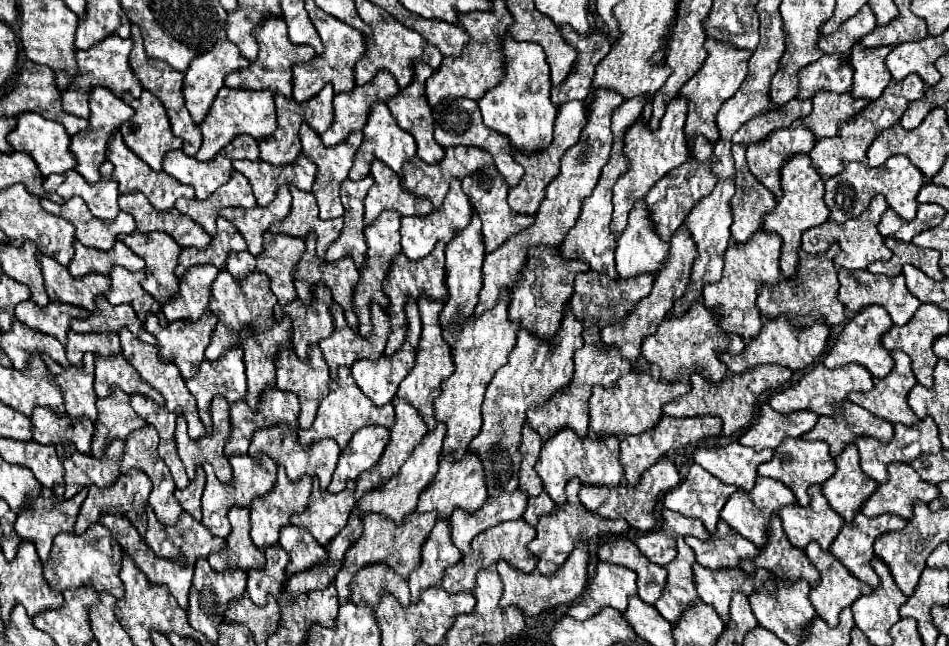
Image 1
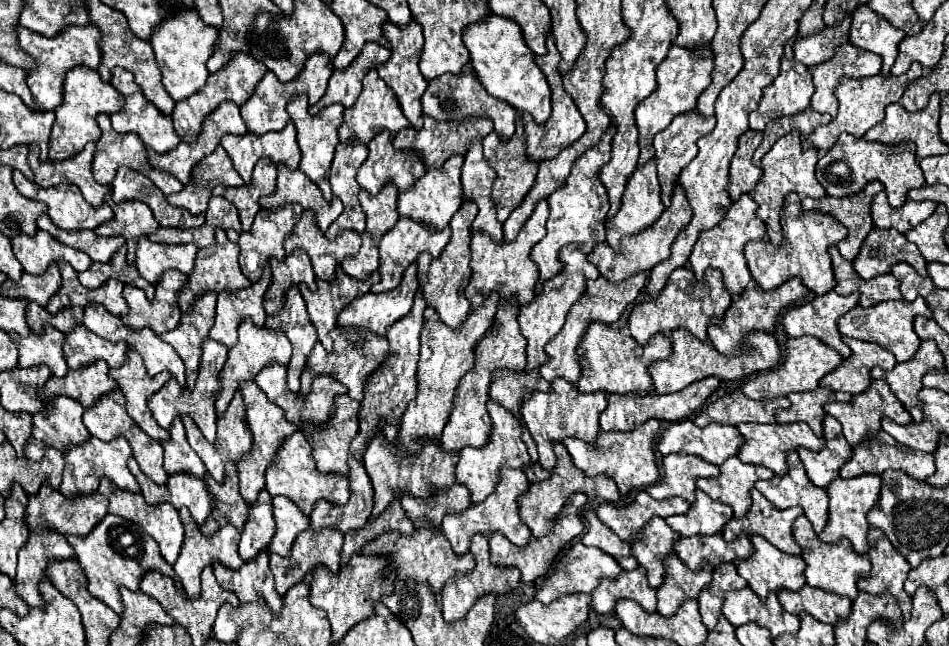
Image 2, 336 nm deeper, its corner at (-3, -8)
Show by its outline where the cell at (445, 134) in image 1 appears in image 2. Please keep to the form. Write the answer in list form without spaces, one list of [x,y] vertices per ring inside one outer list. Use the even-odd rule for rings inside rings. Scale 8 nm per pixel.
[[[469,64],[459,74],[443,74],[439,78],[433,78],[429,82],[427,90],[423,92],[421,102],[423,102],[425,114],[429,114],[437,120],[445,120],[445,122],[463,122],[465,118],[471,118],[471,116],[489,116],[495,122],[495,130],[501,136],[501,140],[511,138],[511,134],[515,130],[517,110],[513,106],[509,106],[505,100],[499,100],[499,98],[487,94],[483,84],[479,82],[479,76],[475,74],[475,70]]]

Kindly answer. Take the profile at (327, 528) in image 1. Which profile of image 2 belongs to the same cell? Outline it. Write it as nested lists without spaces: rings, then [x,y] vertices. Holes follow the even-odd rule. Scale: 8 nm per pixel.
[[[301,430],[293,432],[279,446],[277,454],[271,460],[271,466],[265,472],[265,488],[269,490],[271,496],[291,498],[303,514],[311,514],[311,508],[315,506],[317,498],[327,498],[329,502],[339,504],[339,506],[349,500],[347,478],[341,476],[341,474],[323,474],[323,472],[317,470],[313,456],[311,456],[311,446],[309,446],[309,442],[307,442],[307,438],[303,436]]]

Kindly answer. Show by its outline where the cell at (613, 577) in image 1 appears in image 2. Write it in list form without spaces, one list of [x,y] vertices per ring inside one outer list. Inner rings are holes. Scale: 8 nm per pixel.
[[[581,542],[571,544],[555,562],[553,572],[545,578],[545,582],[541,584],[541,588],[535,592],[535,598],[543,604],[553,602],[553,598],[559,598],[561,594],[575,594],[575,592],[585,592],[589,594],[599,578],[615,578],[621,572],[621,566],[617,566],[617,562],[613,562],[613,558],[609,558],[609,554],[603,554],[603,550],[597,548],[589,548],[583,546]]]

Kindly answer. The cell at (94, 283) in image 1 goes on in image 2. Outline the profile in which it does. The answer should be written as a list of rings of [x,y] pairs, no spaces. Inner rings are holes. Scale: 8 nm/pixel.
[[[37,230],[35,236],[27,236],[23,232],[15,234],[11,238],[11,244],[23,270],[35,276],[45,272],[49,262],[57,262],[61,258],[67,260],[77,272],[87,270],[87,266],[91,266],[91,258],[85,252],[61,244],[59,240],[55,240],[51,234],[43,230]]]

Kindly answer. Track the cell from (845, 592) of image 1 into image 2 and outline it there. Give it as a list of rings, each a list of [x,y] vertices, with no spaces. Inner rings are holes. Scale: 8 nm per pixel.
[[[799,516],[799,518],[793,522],[793,538],[795,538],[795,542],[801,546],[801,558],[807,562],[805,578],[807,578],[807,584],[809,584],[809,586],[817,586],[817,588],[835,592],[835,594],[839,594],[839,596],[847,596],[847,598],[851,598],[851,600],[857,598],[857,594],[859,594],[859,590],[857,590],[857,580],[859,580],[861,574],[867,574],[867,572],[869,572],[869,566],[871,566],[867,554],[857,554],[847,538],[841,538],[841,540],[835,542],[835,544],[821,542],[821,540],[817,538],[817,534],[813,532],[811,522],[809,522],[805,516]]]

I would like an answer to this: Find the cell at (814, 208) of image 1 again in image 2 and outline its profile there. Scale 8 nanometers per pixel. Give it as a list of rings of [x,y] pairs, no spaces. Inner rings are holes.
[[[793,130],[787,136],[783,136],[777,144],[773,144],[773,148],[761,158],[761,168],[763,168],[763,176],[759,178],[757,186],[753,188],[751,196],[753,200],[759,204],[757,216],[765,222],[767,226],[767,234],[769,240],[773,244],[781,244],[781,222],[779,222],[779,214],[781,214],[781,206],[785,200],[785,194],[789,192],[797,192],[799,196],[813,196],[813,198],[823,198],[825,190],[823,186],[817,182],[815,178],[815,164],[817,164],[817,150],[809,148],[803,150],[801,148],[801,132]]]

